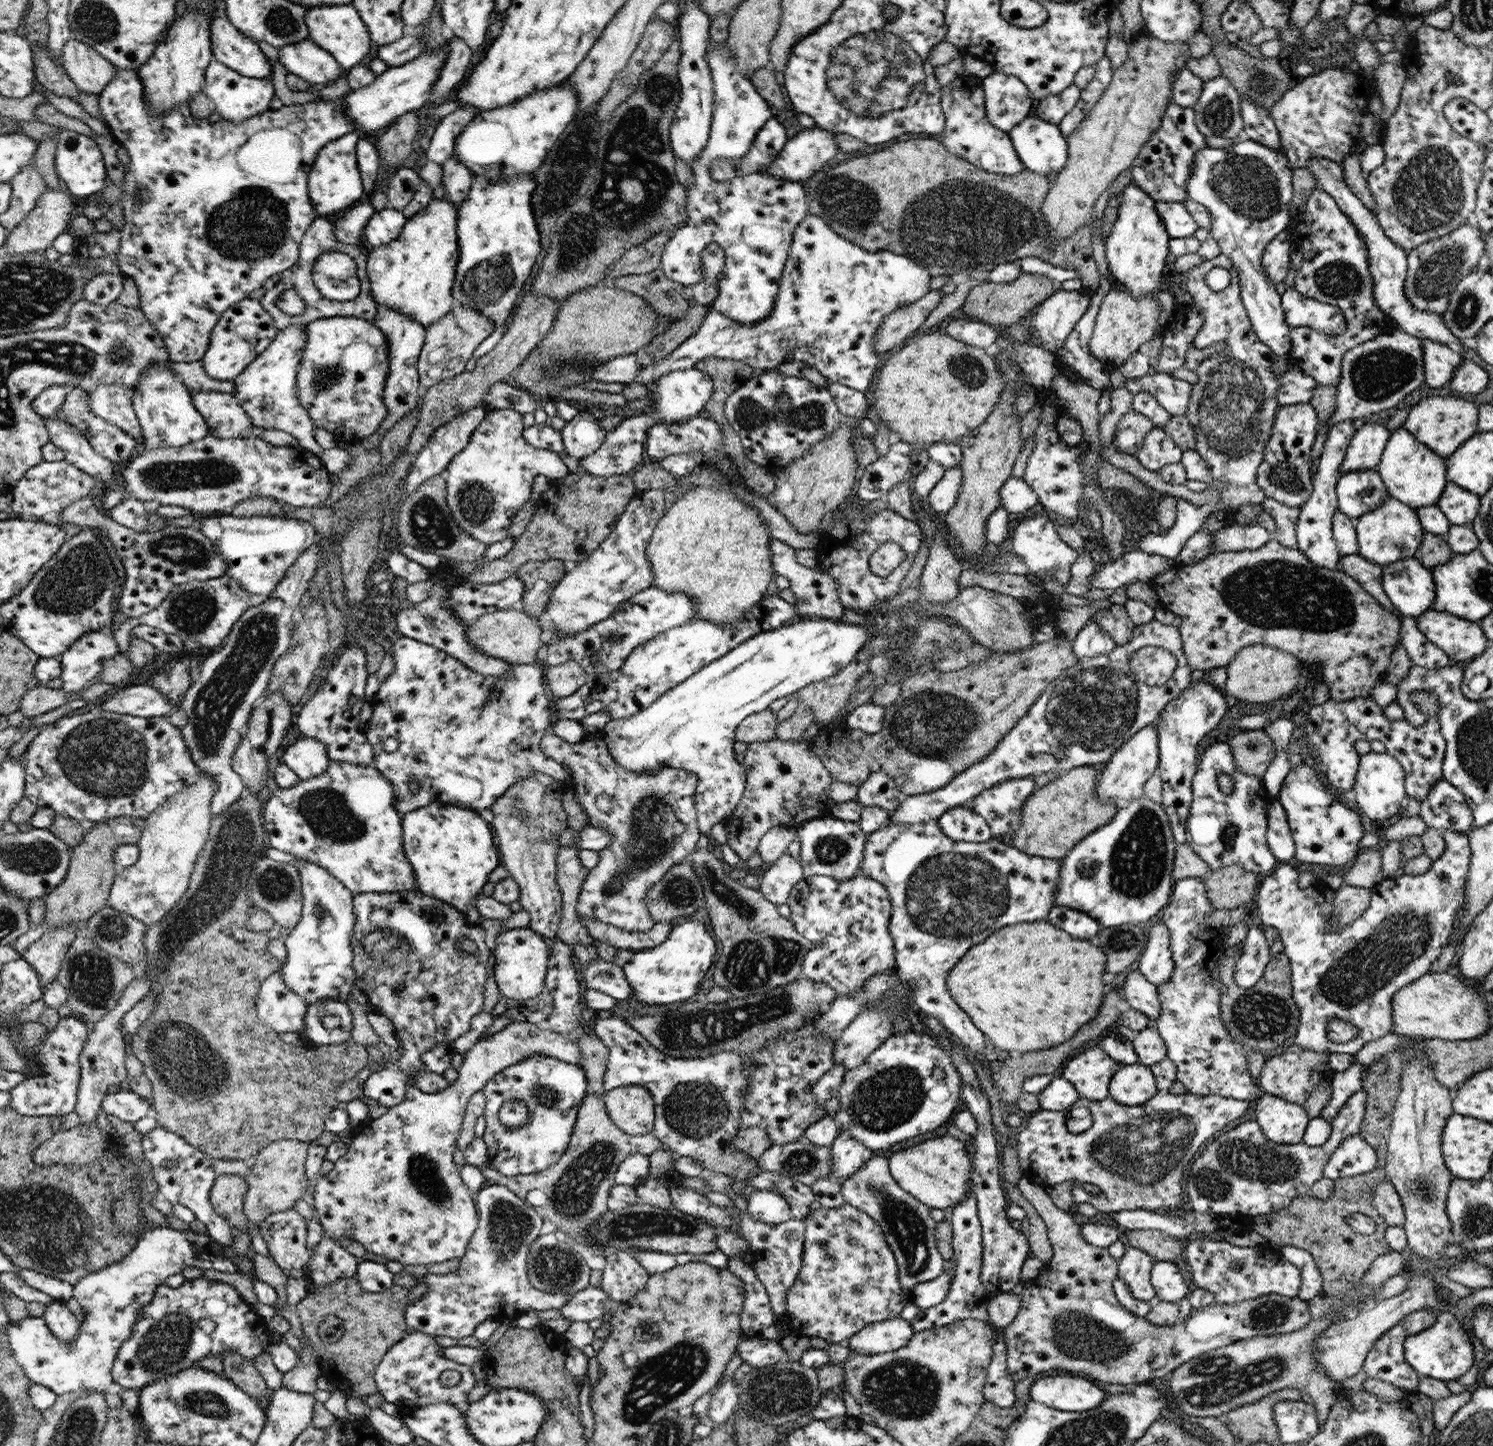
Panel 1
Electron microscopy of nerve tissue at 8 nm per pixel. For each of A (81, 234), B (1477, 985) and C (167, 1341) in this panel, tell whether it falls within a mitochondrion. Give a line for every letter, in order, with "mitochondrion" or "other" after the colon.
A: other
B: other
C: mitochondrion

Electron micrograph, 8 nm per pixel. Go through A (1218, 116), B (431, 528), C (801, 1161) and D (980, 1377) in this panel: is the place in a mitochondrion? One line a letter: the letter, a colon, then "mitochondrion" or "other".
A: mitochondrion
B: mitochondrion
C: mitochondrion
D: other

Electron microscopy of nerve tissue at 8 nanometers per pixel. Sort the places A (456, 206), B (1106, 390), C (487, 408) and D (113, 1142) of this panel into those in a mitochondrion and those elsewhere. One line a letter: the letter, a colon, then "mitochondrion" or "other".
A: other
B: other
C: other
D: other

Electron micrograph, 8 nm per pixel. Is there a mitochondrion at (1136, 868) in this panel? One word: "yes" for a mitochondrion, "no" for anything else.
yes

